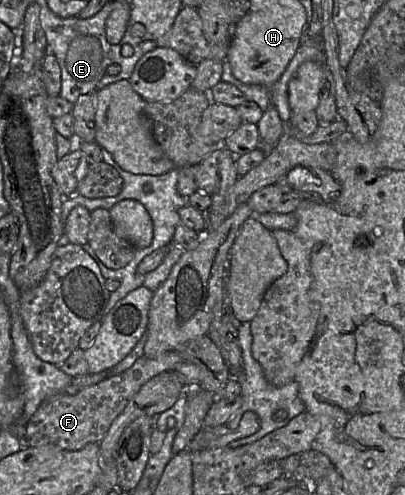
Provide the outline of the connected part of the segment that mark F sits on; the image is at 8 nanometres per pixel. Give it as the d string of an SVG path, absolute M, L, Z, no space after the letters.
M178 351L165 352L155 358L143 356L131 368L110 375L101 382L83 388L75 395L57 393L44 400L26 425L22 448L54 445L61 449L77 451L88 443L99 443L106 436L113 421L124 410L128 402L150 379L166 371L172 371L184 362Z

